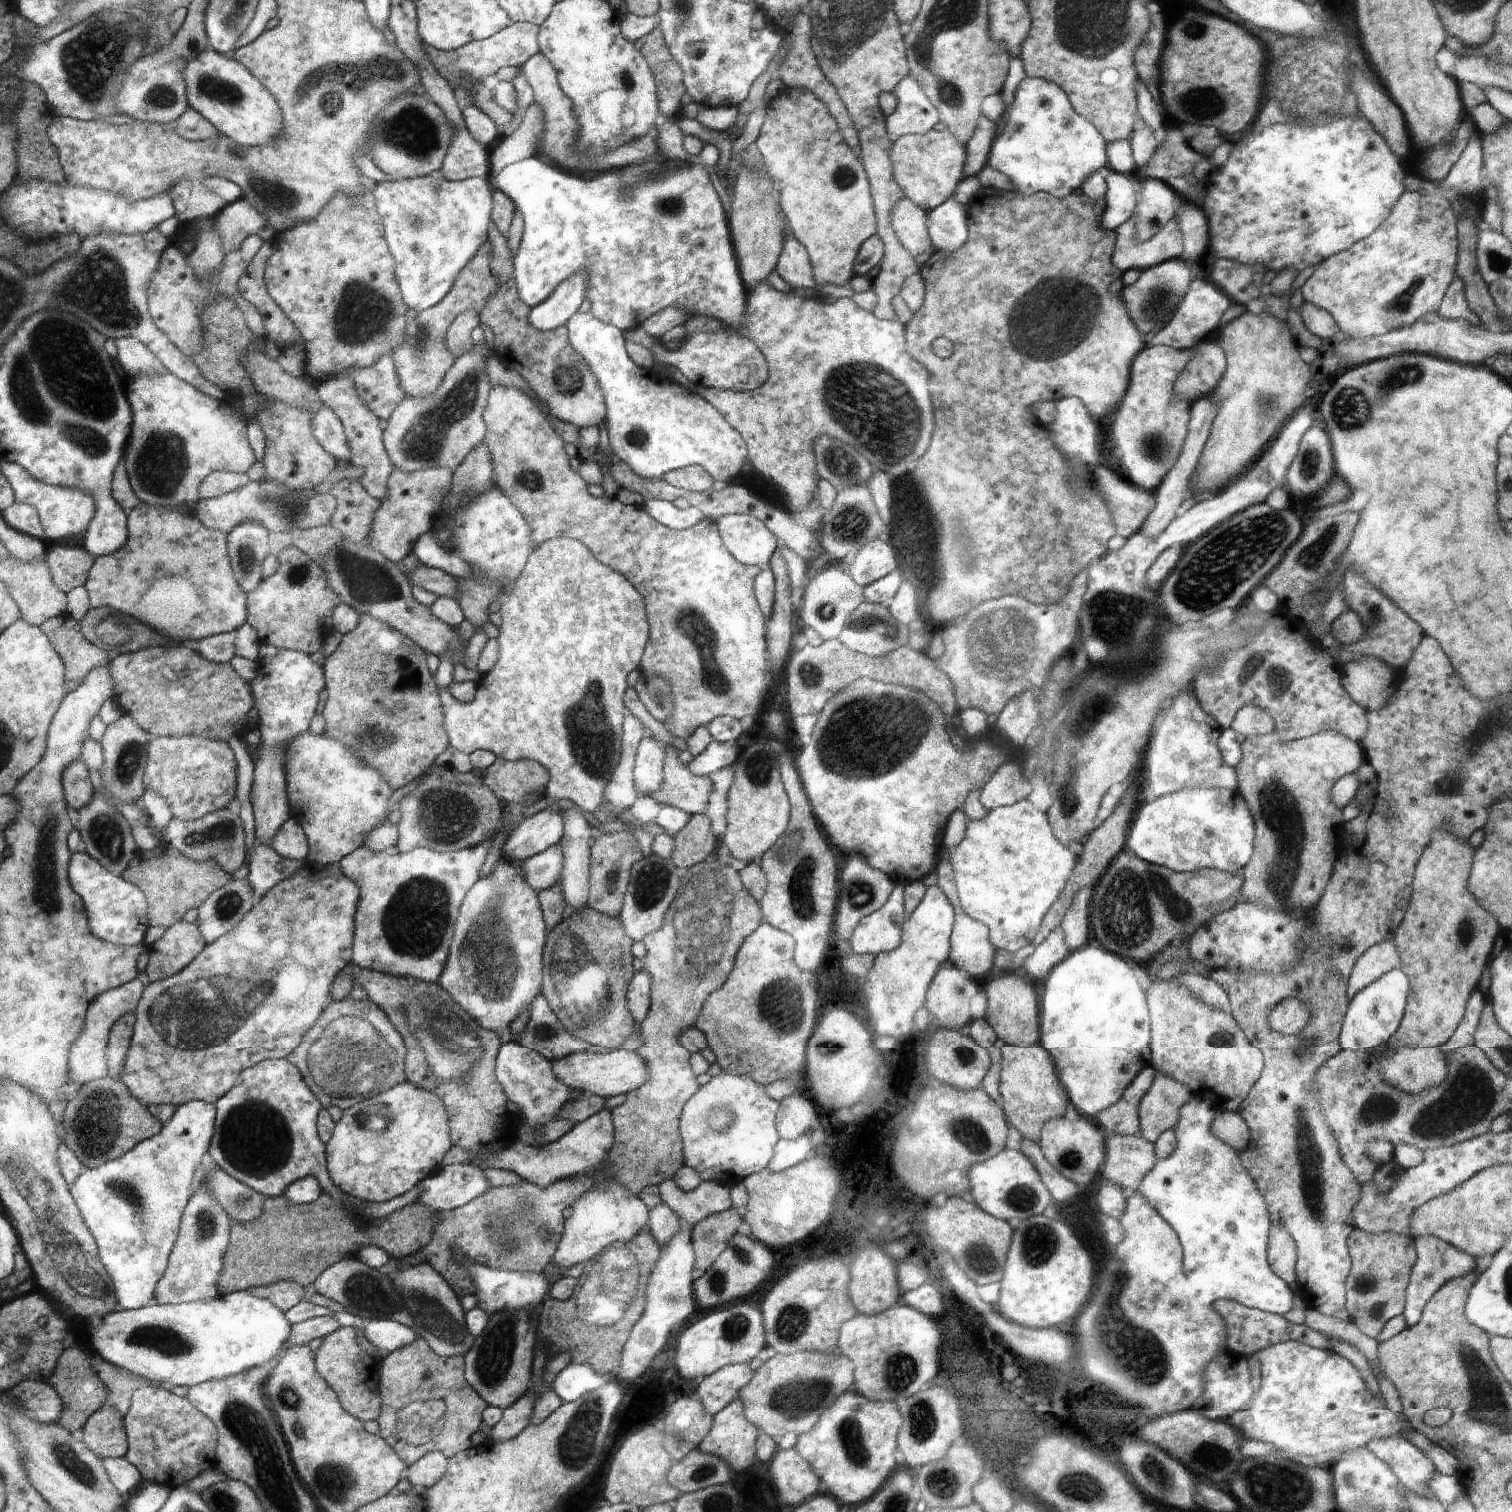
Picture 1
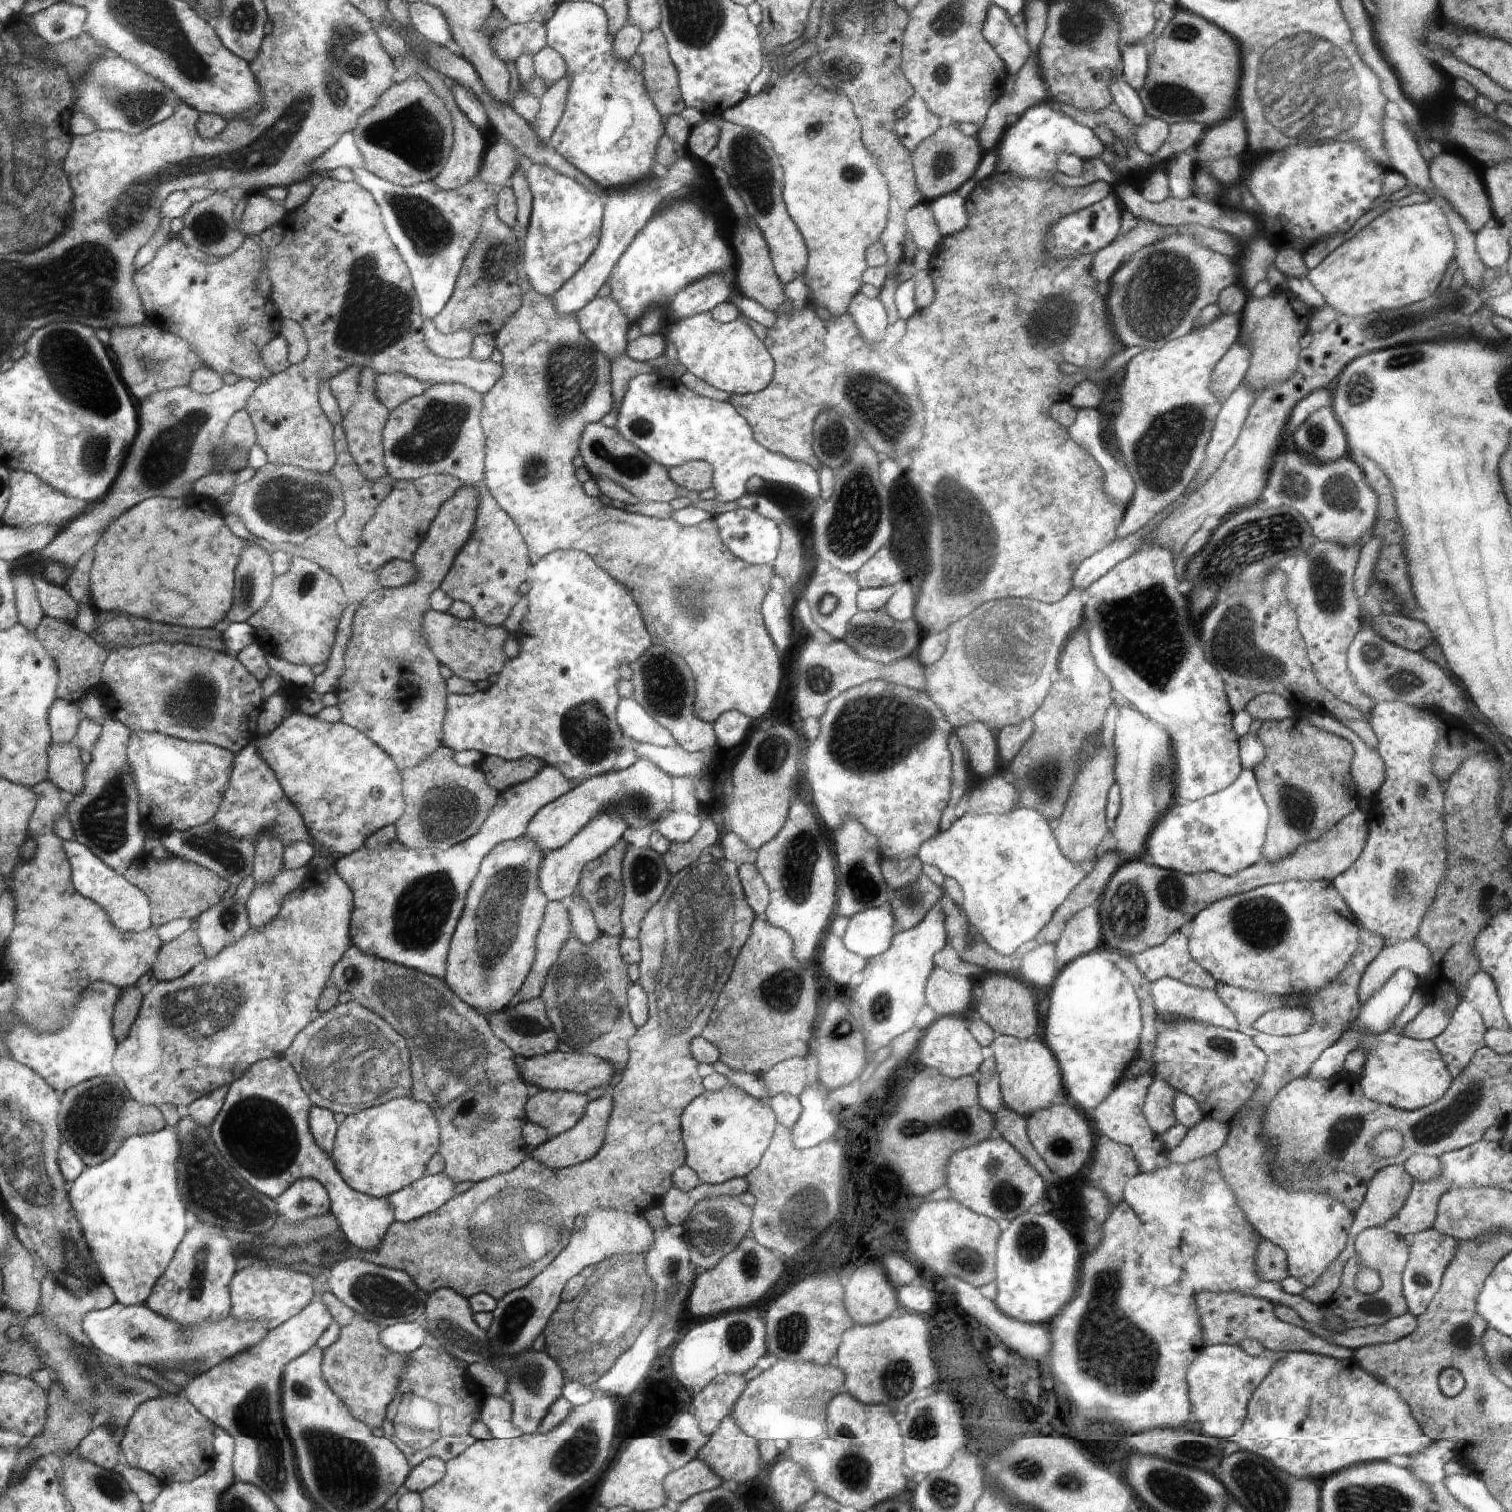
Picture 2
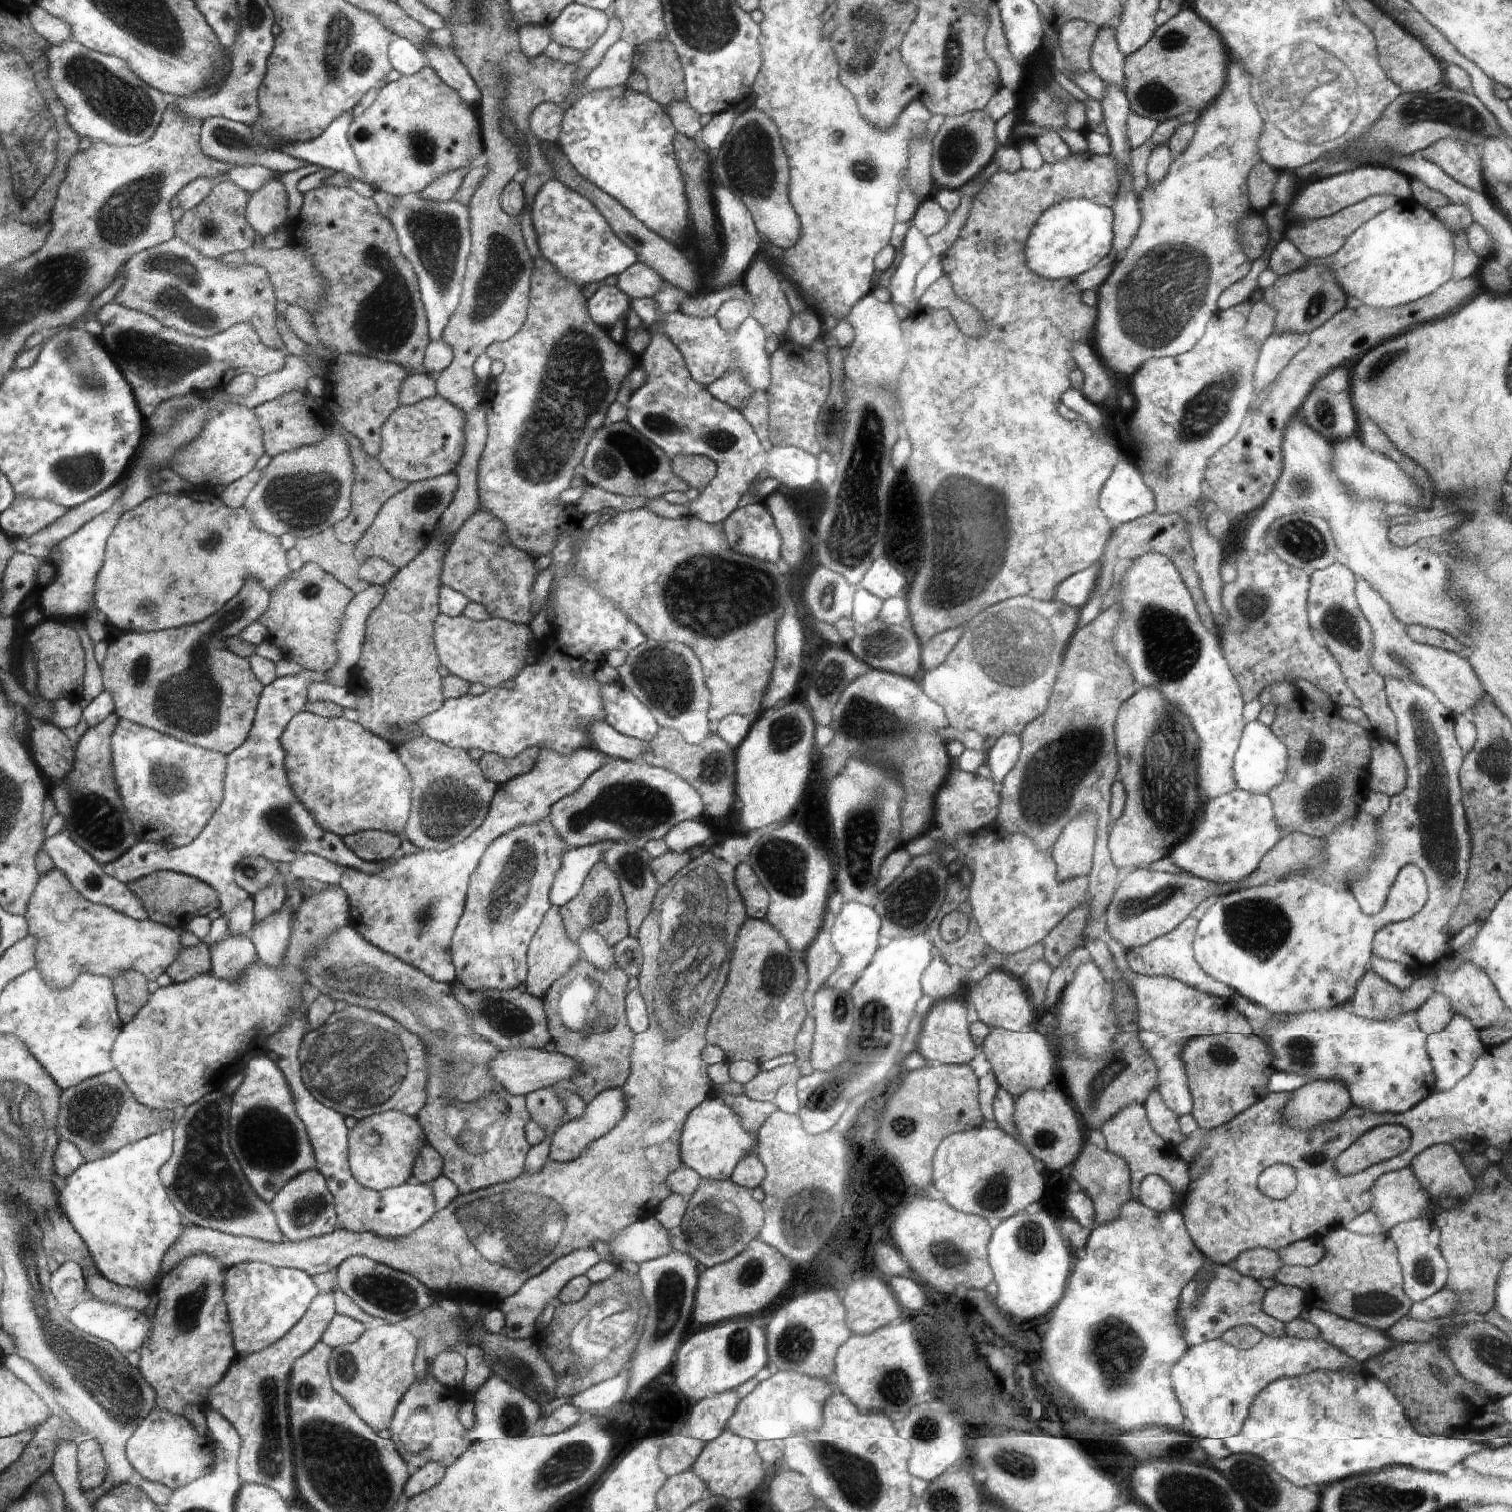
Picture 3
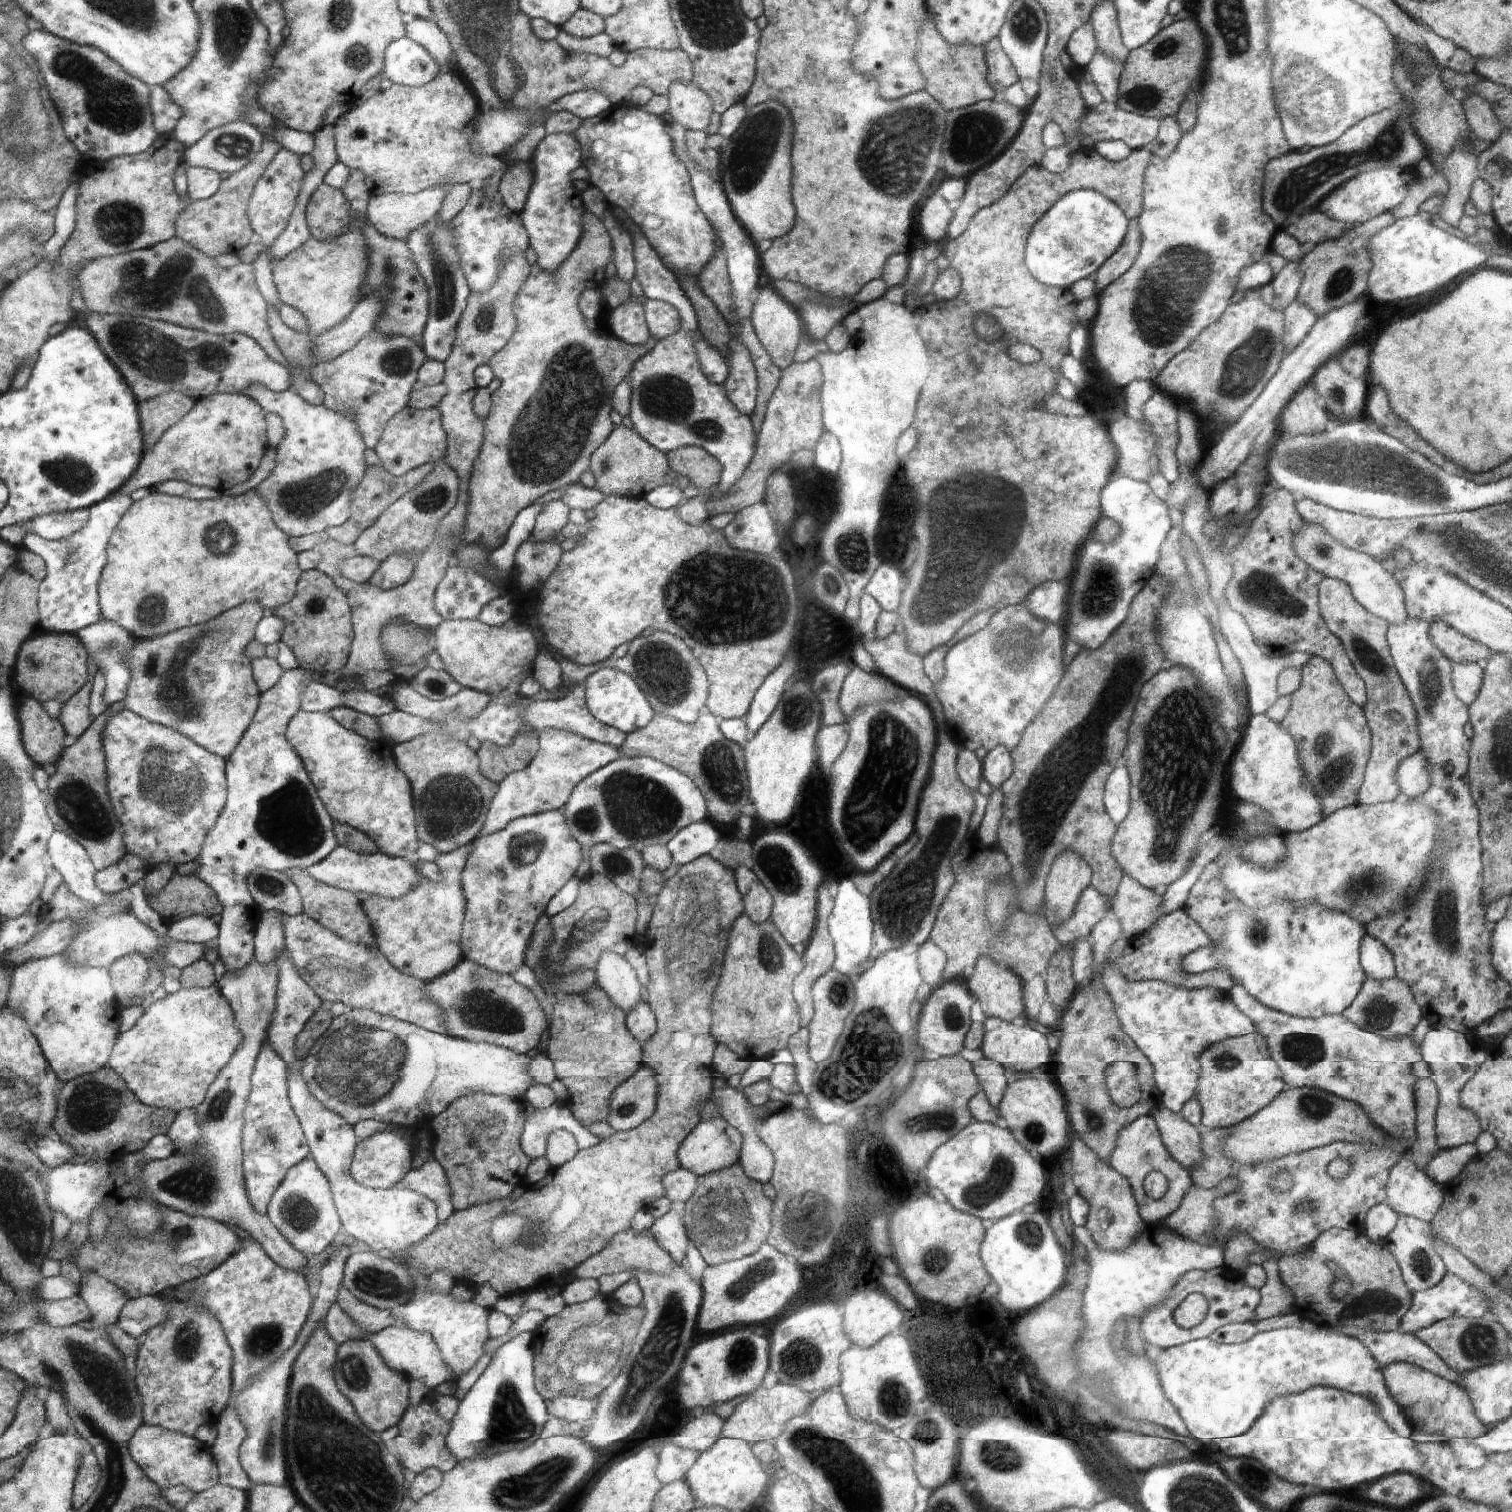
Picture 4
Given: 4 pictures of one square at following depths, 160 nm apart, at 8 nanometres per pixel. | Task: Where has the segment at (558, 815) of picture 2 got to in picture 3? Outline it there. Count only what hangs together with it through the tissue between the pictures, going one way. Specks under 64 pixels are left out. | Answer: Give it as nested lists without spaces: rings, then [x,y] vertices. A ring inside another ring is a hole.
[[[612,757],[580,790],[554,804],[548,819],[569,848],[612,842],[636,845],[638,840],[665,840],[677,824],[702,814],[702,801],[697,789],[670,769]]]

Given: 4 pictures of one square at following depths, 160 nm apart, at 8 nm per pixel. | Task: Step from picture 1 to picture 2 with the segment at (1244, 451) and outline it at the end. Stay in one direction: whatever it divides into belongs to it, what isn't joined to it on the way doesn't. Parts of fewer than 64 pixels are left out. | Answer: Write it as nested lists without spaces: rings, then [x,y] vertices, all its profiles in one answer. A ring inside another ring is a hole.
[[[1271,290],[1268,296],[1247,300],[1241,314],[1241,336],[1253,348],[1250,366],[1244,378],[1260,392],[1274,383],[1292,378],[1301,351],[1298,340],[1306,334],[1316,309],[1300,300],[1290,290]]]

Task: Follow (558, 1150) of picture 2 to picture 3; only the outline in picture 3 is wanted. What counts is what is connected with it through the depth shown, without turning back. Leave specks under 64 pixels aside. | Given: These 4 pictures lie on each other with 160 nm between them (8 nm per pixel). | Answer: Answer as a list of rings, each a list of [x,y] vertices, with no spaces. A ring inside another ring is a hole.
[[[621,1087],[602,1091],[589,1105],[586,1105],[582,1117],[572,1120],[567,1118],[553,1132],[549,1160],[558,1161],[559,1163],[576,1160],[582,1154],[582,1151],[589,1147],[590,1143],[612,1131],[616,1124],[620,1124],[624,1120],[624,1116],[628,1114],[628,1102],[629,1098],[626,1096],[626,1092],[622,1091]]]

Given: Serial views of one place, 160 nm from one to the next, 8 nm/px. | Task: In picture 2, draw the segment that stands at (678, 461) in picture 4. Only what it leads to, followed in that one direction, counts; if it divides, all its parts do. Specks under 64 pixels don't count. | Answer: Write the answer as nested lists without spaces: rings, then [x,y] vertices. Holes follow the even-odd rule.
[[[695,460],[669,468],[667,472],[674,484],[702,494],[702,490],[712,490],[712,467],[708,461]]]

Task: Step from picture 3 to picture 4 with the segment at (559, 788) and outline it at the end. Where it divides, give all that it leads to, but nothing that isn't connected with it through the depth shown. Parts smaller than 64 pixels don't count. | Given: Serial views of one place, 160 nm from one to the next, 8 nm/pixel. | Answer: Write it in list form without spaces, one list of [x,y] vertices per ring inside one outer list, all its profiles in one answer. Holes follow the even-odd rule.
[[[548,727],[538,734],[540,750],[536,758],[523,771],[514,771],[508,778],[499,782],[478,837],[501,831],[514,819],[564,808],[580,782],[620,756],[620,748],[616,745],[589,739],[572,729]],[[469,844],[451,853],[442,853],[435,863],[440,866],[444,879],[433,882],[421,876],[421,883],[410,889],[406,894],[392,900],[390,897],[380,898],[372,896],[370,902],[366,902],[366,908],[370,908],[370,916],[374,916],[374,924],[378,924],[378,940],[382,940],[380,952],[389,959],[394,968],[407,975],[428,981],[437,979],[446,972],[450,972],[464,958],[460,947],[461,930],[465,920],[465,896],[461,887],[461,872],[464,870]]]

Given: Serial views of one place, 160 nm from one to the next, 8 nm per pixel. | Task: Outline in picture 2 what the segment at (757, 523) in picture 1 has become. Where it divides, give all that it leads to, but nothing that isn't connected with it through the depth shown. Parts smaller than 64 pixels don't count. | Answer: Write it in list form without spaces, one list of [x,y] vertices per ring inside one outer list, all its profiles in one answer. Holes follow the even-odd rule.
[[[740,507],[737,510],[720,513],[714,516],[720,528],[721,540],[729,547],[735,557],[753,565],[774,566],[777,560],[778,546],[781,546],[778,527],[772,519],[762,516],[754,509]]]

